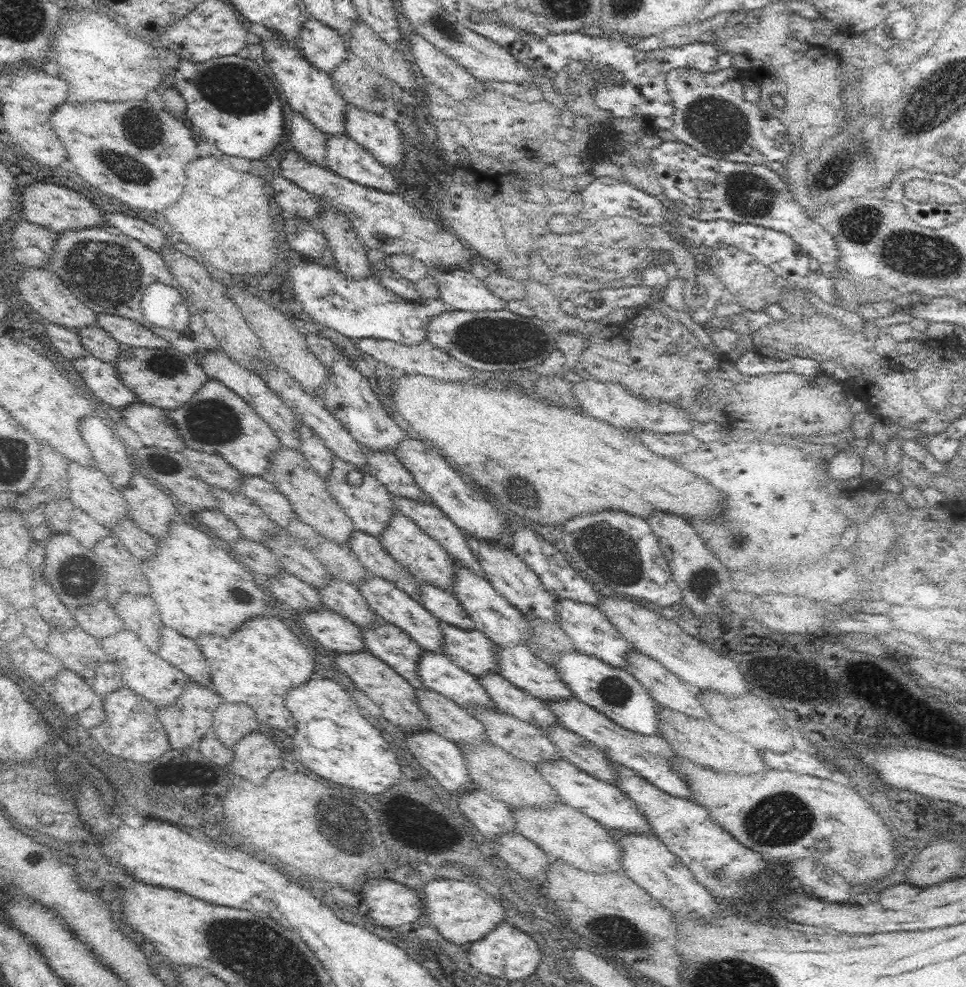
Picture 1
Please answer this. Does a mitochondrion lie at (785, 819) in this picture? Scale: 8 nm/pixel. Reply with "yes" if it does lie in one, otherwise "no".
yes

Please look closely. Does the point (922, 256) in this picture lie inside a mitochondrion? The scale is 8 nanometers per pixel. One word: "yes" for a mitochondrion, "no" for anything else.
yes

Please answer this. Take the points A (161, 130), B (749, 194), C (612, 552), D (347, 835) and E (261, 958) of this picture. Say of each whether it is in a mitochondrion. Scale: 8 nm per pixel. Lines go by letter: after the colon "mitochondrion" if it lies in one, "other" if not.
A: mitochondrion
B: mitochondrion
C: mitochondrion
D: mitochondrion
E: mitochondrion

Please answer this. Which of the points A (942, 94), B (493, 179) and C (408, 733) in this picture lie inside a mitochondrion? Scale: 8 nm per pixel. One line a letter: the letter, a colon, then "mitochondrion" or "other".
A: mitochondrion
B: other
C: other

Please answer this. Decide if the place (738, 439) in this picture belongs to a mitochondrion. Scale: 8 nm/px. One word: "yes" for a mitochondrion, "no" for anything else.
no

